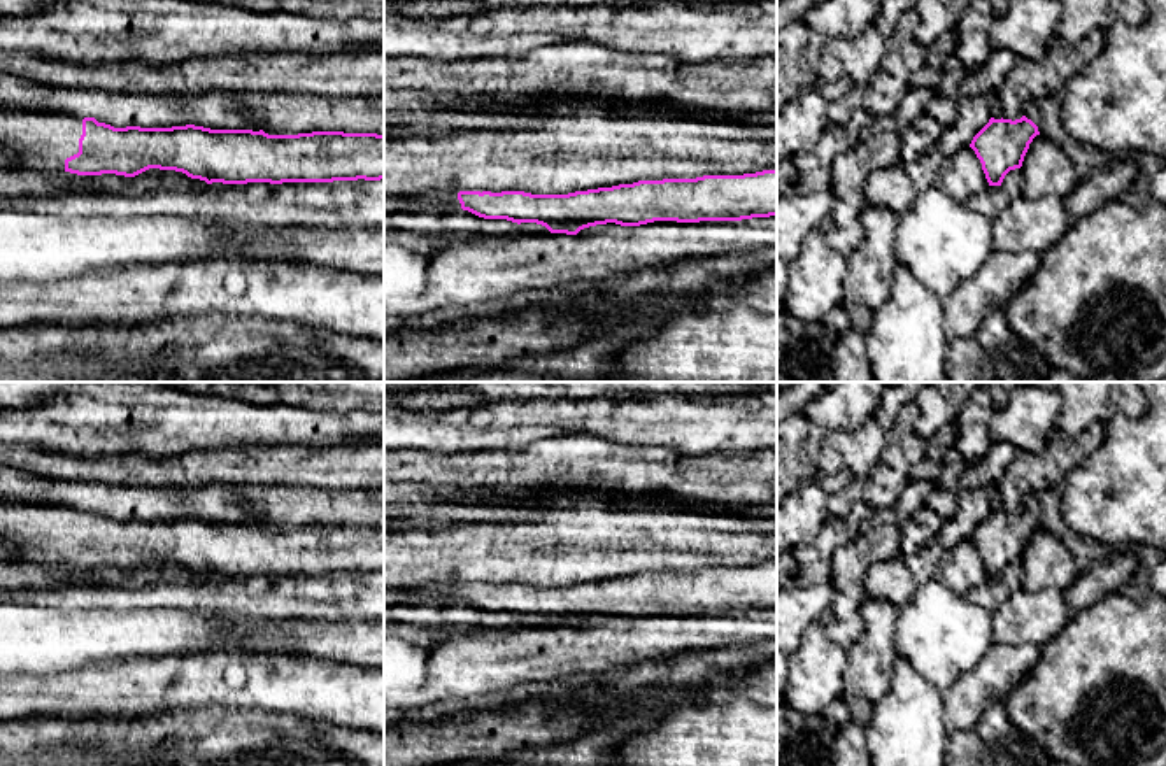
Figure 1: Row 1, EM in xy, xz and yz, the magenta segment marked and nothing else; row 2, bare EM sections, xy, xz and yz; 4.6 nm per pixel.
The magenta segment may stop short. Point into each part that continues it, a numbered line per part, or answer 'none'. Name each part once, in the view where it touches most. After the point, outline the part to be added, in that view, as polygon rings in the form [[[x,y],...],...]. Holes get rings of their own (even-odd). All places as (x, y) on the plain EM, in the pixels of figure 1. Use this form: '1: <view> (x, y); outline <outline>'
1: xy (27, 530); outline [[[0,500],[0,559],[39,556],[65,563],[65,552],[79,545],[81,528],[81,510]]]

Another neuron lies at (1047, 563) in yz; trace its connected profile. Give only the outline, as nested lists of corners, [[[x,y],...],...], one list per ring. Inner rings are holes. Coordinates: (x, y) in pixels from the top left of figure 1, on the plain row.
[[[1043,528],[1033,531],[1020,561],[1031,587],[1064,592],[1078,577],[1077,559]]]

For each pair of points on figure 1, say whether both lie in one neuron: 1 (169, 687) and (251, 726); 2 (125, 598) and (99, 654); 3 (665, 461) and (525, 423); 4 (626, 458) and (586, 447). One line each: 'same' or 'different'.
1: different
2: different
3: different
4: same

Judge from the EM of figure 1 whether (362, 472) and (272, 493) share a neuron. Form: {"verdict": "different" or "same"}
{"verdict": "different"}

